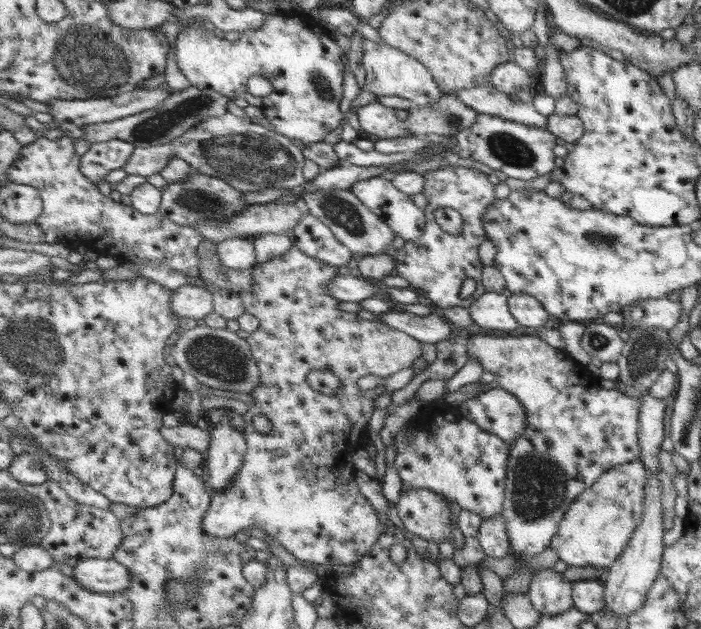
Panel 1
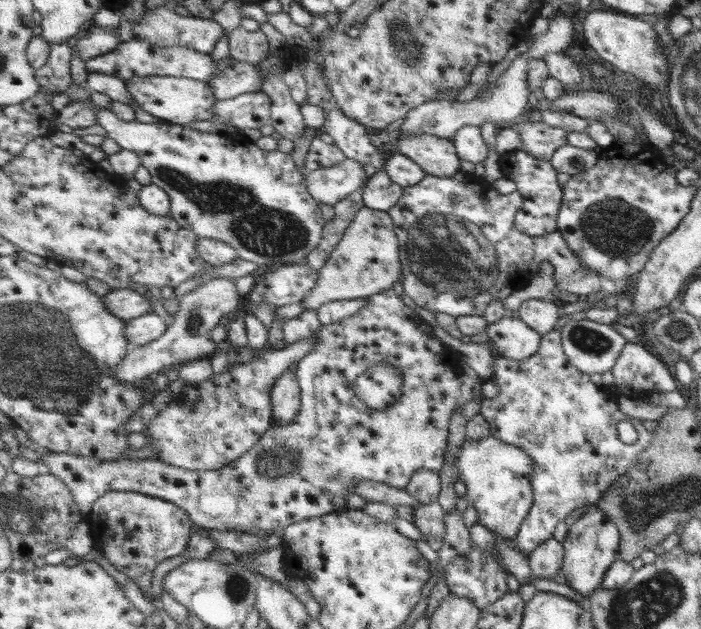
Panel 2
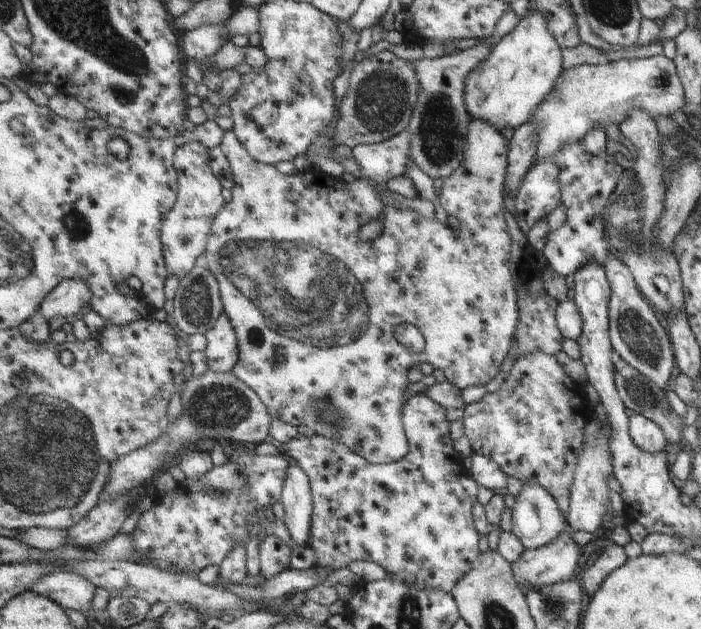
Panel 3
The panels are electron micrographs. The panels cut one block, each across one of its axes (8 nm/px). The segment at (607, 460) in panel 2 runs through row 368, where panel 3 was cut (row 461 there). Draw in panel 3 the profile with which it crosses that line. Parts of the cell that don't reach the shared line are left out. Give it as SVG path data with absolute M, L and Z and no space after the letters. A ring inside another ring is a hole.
M529 353L517 359L499 390L465 406L463 422L473 453L499 463L509 475L527 483L532 477L556 499L562 515L569 510L574 471L581 450L585 420L569 402L585 402L575 394L575 382L563 372L555 355Z

